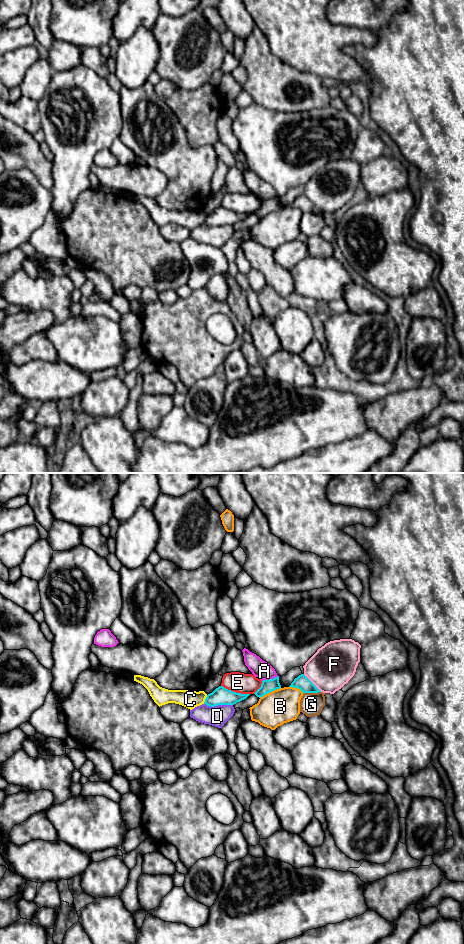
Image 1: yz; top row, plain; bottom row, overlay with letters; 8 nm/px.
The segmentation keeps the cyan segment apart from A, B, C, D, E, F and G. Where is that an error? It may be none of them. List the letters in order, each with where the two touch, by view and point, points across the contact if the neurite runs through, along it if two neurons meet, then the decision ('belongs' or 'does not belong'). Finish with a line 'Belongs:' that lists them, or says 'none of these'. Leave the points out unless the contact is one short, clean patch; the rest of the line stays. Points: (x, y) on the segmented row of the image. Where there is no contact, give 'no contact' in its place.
A: yz (269, 679) | does not belong
B: yz (270, 691) | does not belong
C: yz (205, 699) | along yz (207, 695), (203, 703) | does not belong
D: yz (218, 704) | does not belong
E: yz (235, 692) | along yz (221, 685), (236, 692), (249, 694) | does not belong
F: yz (311, 682) | does not belong
G: yz (311, 692) | does not belong
Belongs: none of these

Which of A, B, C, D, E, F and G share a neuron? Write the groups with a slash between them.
A / B / C / D / E / F / G

